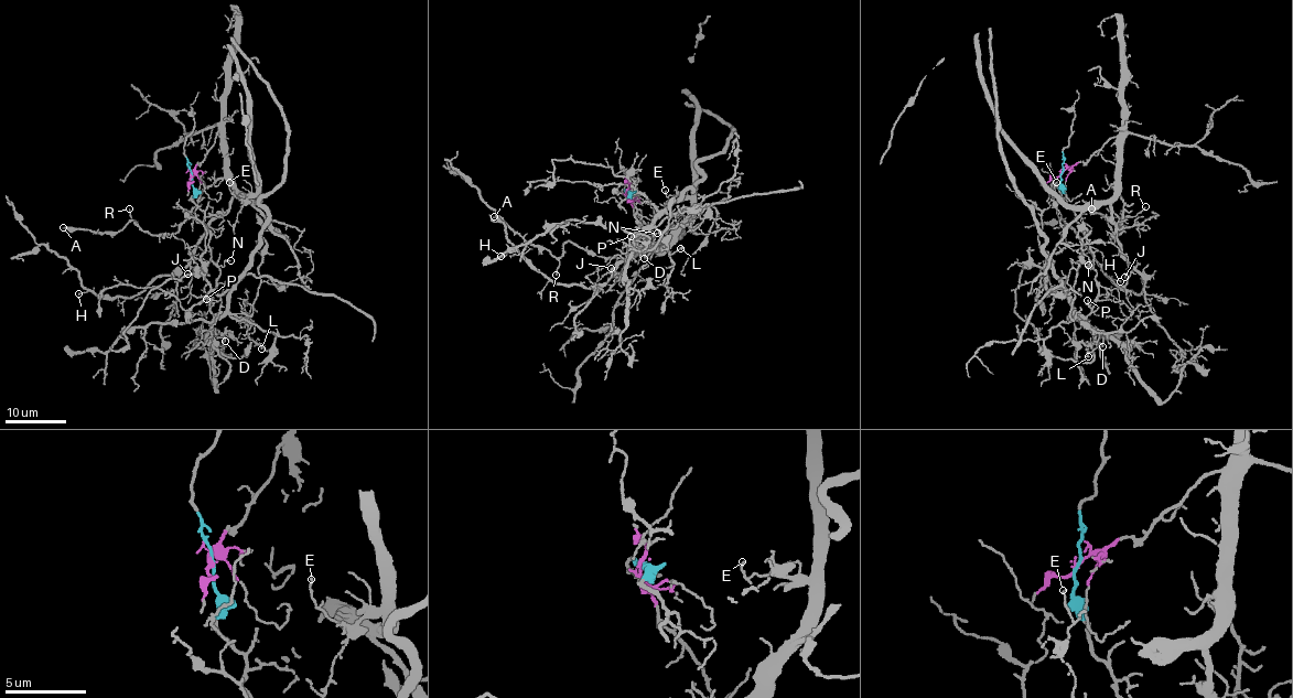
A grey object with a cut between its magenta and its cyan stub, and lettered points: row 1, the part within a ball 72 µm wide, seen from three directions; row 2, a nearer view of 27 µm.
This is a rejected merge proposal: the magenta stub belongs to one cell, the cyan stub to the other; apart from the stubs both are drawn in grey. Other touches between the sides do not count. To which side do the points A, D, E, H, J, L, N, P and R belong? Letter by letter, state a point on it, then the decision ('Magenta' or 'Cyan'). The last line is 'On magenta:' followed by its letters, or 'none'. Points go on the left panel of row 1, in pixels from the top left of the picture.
A: Place: (63, 227). Magenta
D: Place: (225, 341). Cyan
E: Place: (229, 182). Magenta
H: Place: (78, 293). Magenta
J: Place: (187, 274). Magenta
L: Place: (261, 348). Cyan
N: Place: (230, 260). Cyan
P: Place: (206, 299). Cyan
R: Place: (129, 208). Magenta
On magenta: A, E, H, J, R

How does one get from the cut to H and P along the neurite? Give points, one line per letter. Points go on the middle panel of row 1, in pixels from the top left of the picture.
H: (627, 192), (635, 213), (661, 250), (622, 261), (604, 283), (564, 286), (514, 247), (502, 257)
P: (627, 192), (627, 199), (637, 210), (637, 236), (645, 242), (636, 245), (629, 235)

